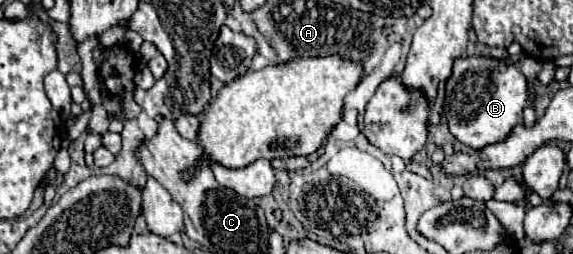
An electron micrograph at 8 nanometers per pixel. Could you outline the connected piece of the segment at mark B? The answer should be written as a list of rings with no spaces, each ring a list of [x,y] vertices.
[[[463,55],[463,57],[455,59],[451,77],[447,79],[443,111],[445,111],[451,135],[457,141],[461,141],[463,145],[467,145],[469,149],[477,151],[487,145],[505,141],[511,135],[513,127],[523,125],[523,111],[527,107],[531,107],[531,103],[533,101],[531,101],[531,93],[527,89],[527,77],[519,71],[517,65],[513,65],[513,63],[507,65],[507,63],[503,63],[503,59],[485,57],[485,55]]]

